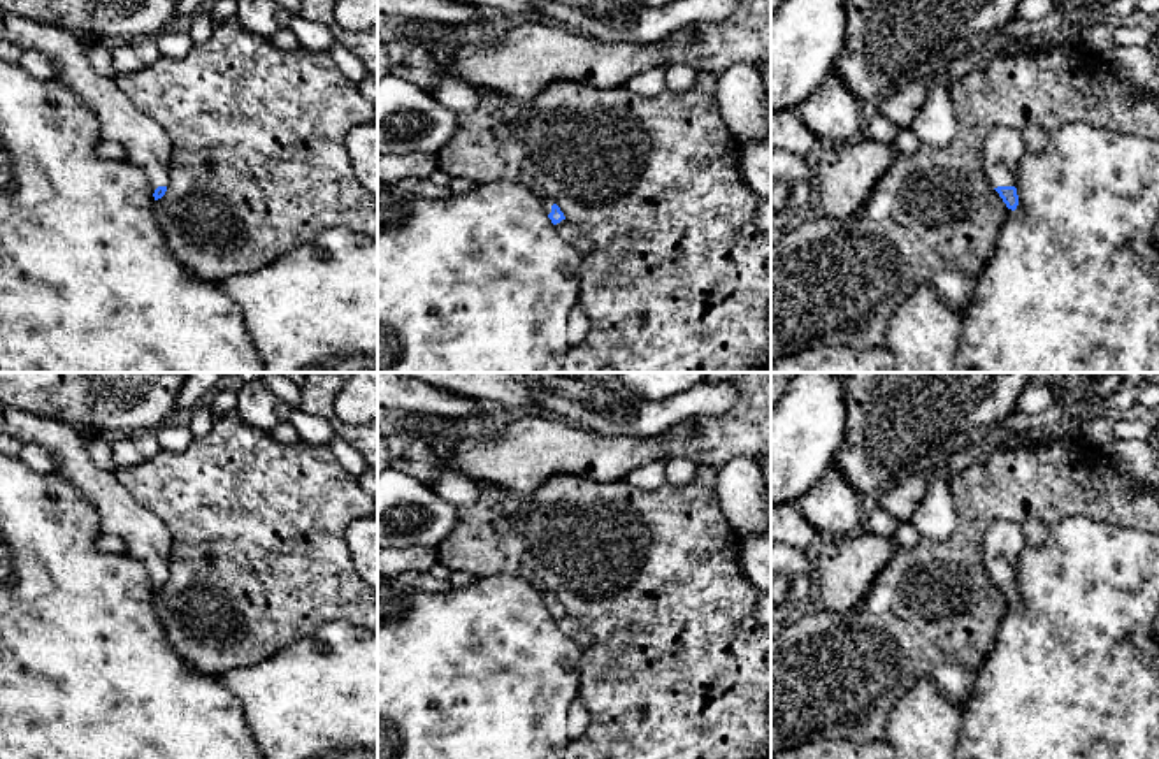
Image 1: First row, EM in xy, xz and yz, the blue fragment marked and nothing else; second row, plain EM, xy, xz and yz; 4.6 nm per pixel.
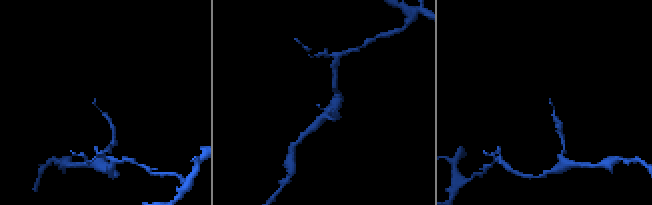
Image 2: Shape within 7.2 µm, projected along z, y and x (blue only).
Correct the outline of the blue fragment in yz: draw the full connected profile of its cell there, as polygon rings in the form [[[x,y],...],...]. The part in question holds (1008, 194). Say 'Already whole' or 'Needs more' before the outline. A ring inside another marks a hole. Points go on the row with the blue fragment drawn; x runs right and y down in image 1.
Needs more. [[[1004,125],[990,128],[985,139],[985,172],[992,188],[1011,211],[1019,206],[1015,176],[1026,155],[1027,148],[1020,130]]]

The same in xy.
Needs more. [[[0,11],[0,40],[46,54],[58,69],[54,77],[97,116],[100,141],[123,144],[126,160],[148,174],[155,200],[165,195],[172,165],[170,137],[133,107],[114,79],[104,77],[90,65],[77,35],[58,25]]]

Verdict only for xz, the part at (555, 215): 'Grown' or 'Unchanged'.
Grown

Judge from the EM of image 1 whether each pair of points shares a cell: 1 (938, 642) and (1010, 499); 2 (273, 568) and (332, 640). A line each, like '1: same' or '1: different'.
1: same
2: different

